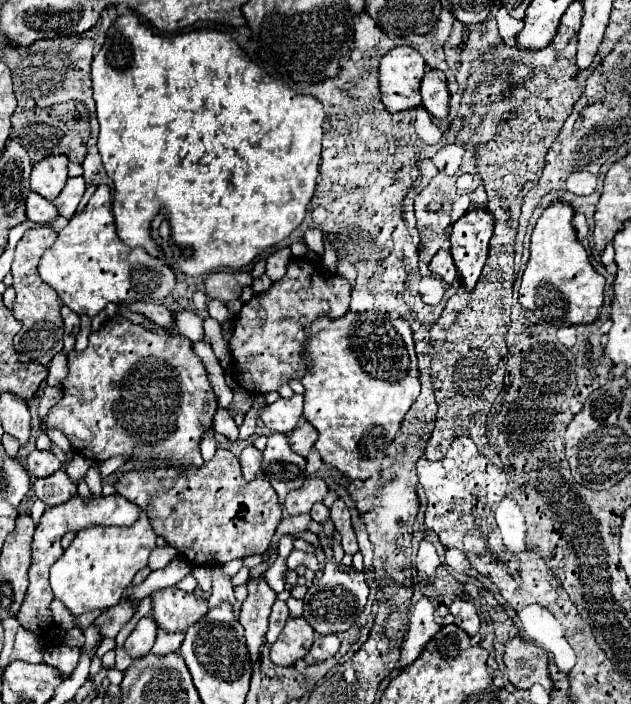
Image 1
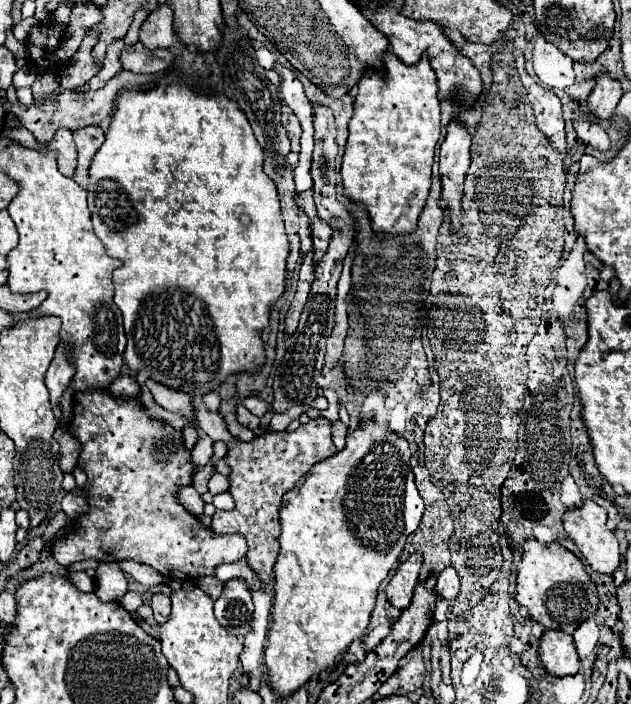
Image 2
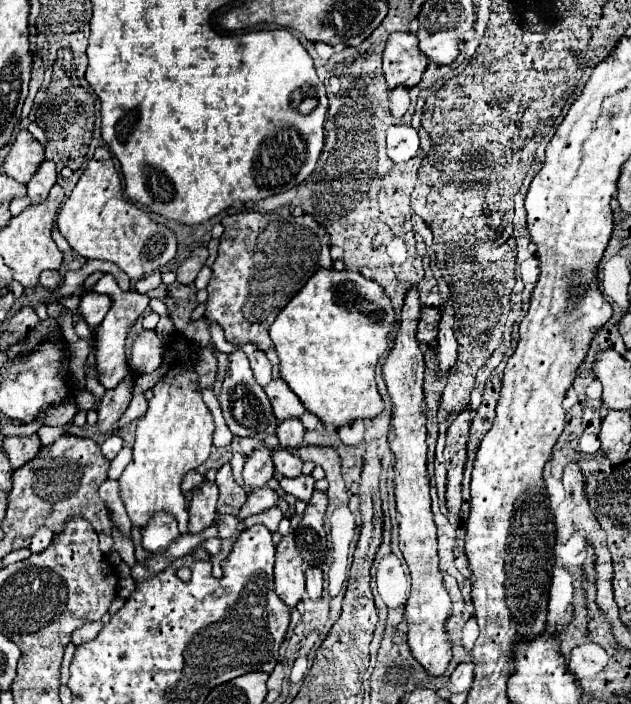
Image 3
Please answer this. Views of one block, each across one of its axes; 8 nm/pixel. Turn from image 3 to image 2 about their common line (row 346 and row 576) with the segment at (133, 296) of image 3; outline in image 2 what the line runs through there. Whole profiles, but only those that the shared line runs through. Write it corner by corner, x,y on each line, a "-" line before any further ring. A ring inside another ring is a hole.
116,562
100,564
96,570
96,596
104,602
118,602
126,594
128,580
124,578
124,572
118,570

